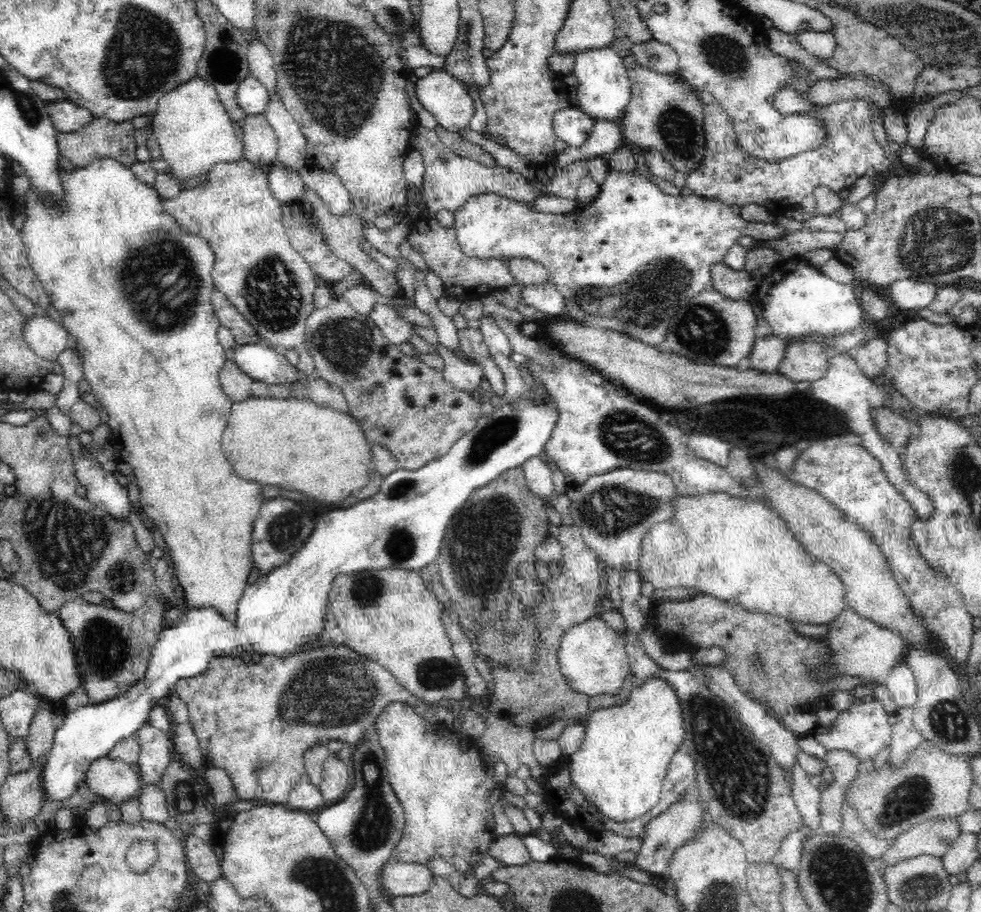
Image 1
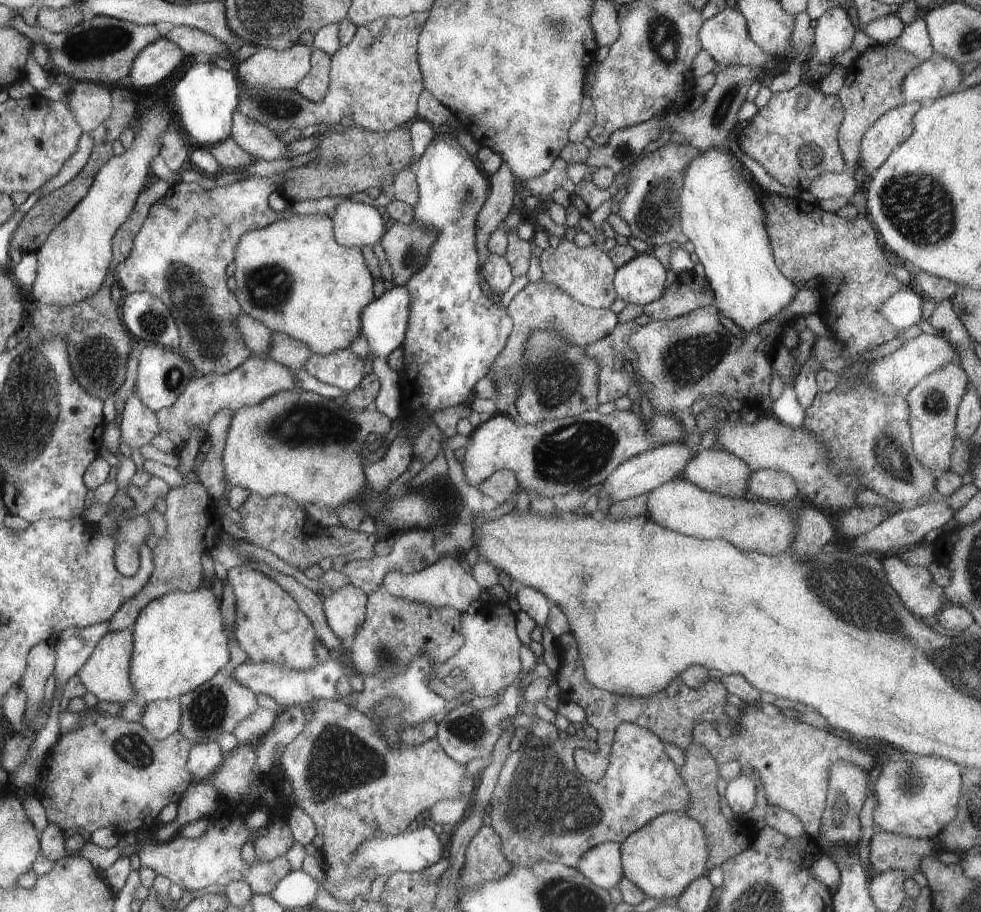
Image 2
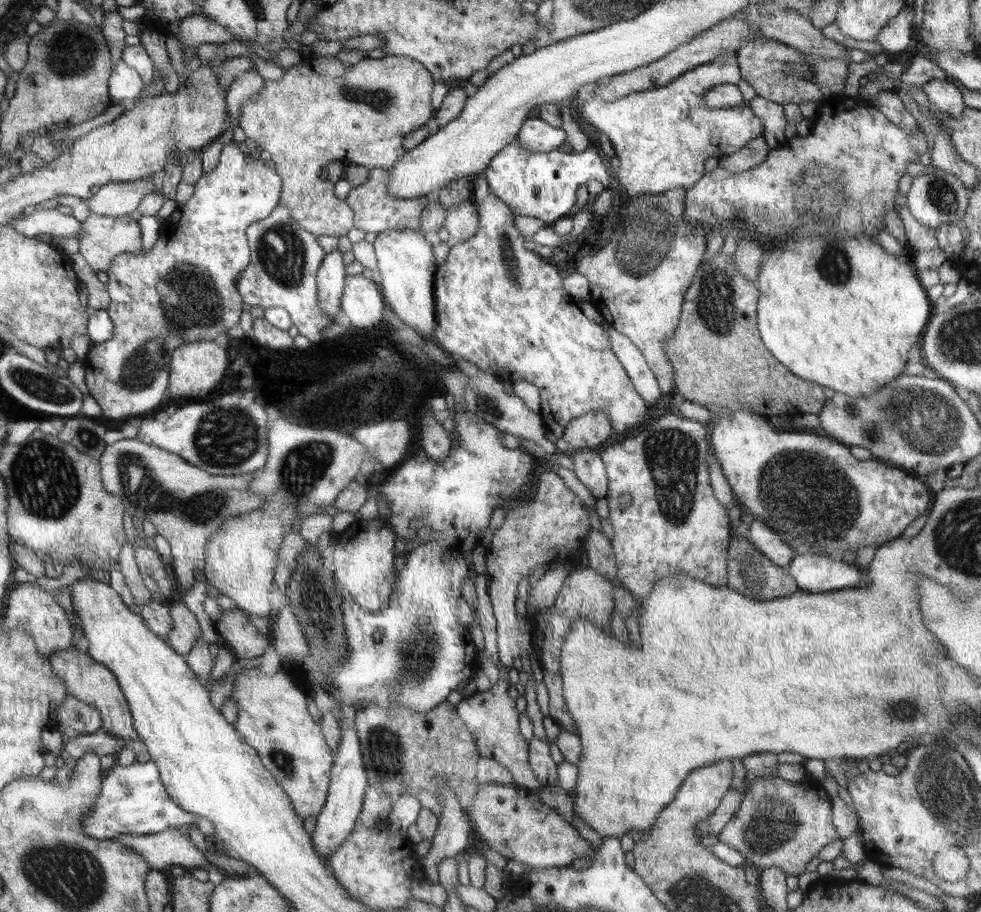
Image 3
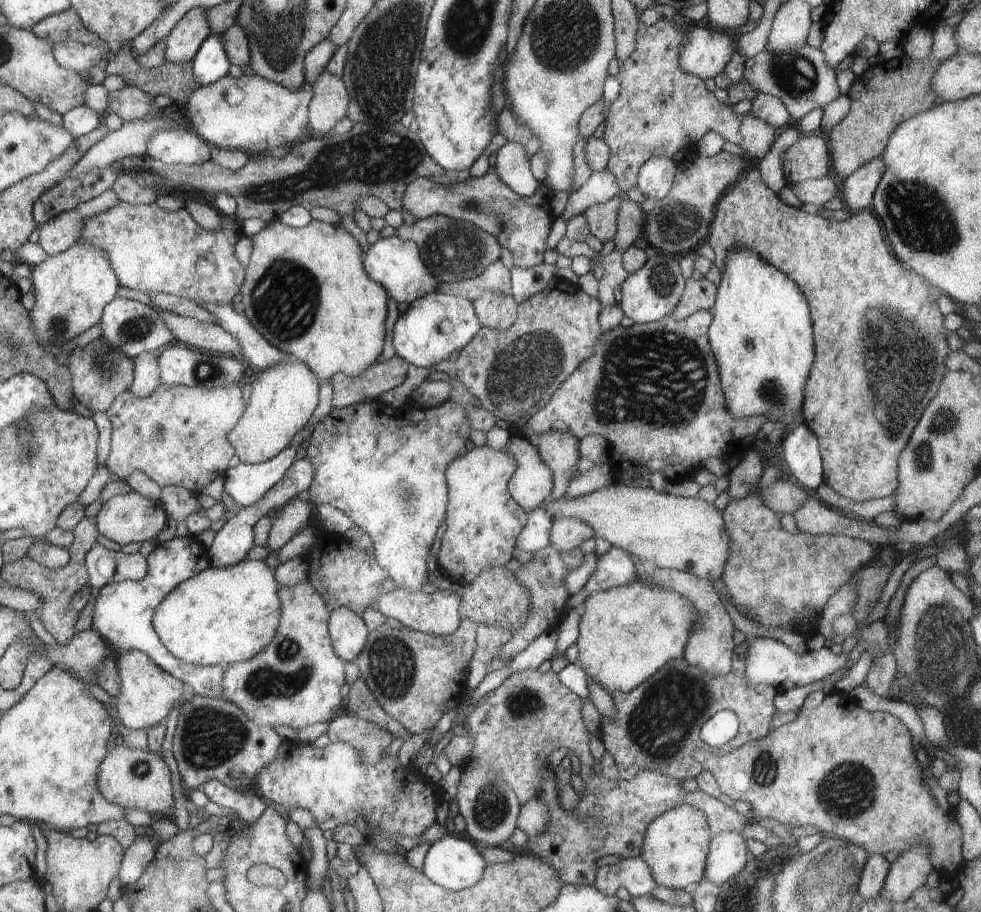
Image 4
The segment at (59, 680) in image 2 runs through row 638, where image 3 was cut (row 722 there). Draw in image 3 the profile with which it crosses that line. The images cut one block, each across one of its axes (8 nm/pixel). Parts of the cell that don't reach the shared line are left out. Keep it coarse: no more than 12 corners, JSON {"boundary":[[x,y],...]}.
{"boundary":[[67,696],[55,712],[69,740],[101,730],[99,712]]}

